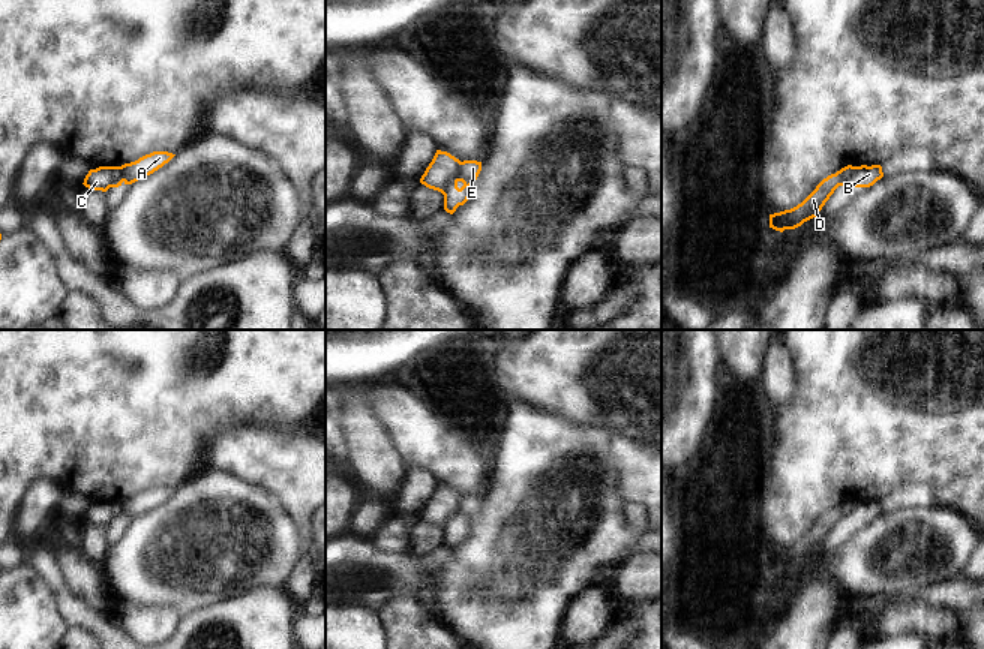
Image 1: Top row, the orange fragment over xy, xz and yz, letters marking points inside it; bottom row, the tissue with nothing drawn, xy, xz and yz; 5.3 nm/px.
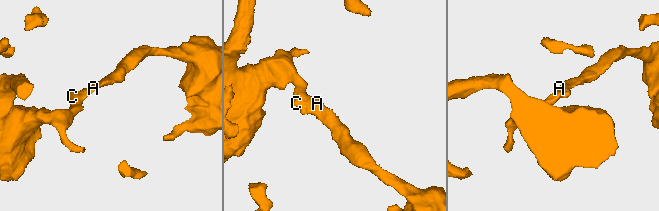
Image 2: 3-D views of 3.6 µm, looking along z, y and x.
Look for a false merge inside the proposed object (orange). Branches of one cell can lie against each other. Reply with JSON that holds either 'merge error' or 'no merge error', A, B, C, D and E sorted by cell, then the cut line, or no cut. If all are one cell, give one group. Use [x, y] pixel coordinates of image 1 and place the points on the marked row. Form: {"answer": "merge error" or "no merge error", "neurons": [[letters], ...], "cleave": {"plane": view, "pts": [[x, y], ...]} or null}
{"answer": "merge error", "neurons": [["A", "B", "E"], ["C", "D"]], "cleave": {"plane": "xz", "pts": [[461, 162], [456, 177], [443, 194]]}}

